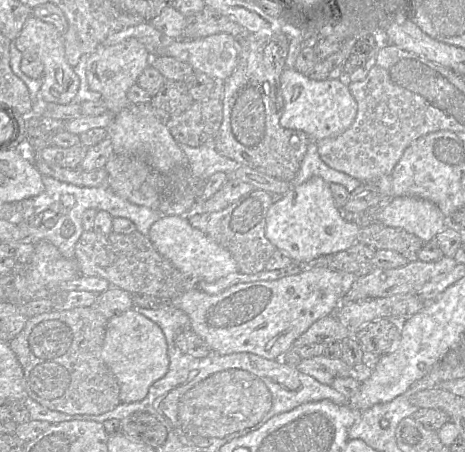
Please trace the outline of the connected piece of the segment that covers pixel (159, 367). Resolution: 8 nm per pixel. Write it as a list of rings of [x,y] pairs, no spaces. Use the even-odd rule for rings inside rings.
[[[135,308],[108,320],[101,356],[117,379],[122,403],[143,400],[150,386],[162,378],[169,368],[167,342],[163,331]]]

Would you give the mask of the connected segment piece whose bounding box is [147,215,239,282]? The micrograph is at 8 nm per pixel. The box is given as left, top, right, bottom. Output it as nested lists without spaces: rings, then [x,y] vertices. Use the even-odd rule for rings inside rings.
[[[163,216],[150,227],[147,236],[159,254],[191,281],[214,282],[239,271],[238,264],[230,252],[194,228],[185,216]]]

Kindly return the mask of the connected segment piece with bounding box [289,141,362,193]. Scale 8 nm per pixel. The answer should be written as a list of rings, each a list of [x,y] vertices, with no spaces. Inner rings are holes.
[[[311,141],[307,152],[301,162],[300,169],[295,178],[289,182],[291,187],[296,187],[303,184],[310,178],[318,176],[321,177],[328,184],[336,183],[344,186],[349,193],[353,192],[361,181],[337,170],[330,168],[325,164],[317,151],[316,141]]]

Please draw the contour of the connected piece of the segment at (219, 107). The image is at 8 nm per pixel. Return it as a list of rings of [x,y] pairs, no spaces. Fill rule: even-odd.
[[[215,80],[214,96],[194,101],[186,111],[165,121],[179,145],[197,147],[214,139],[223,119],[223,83]]]

